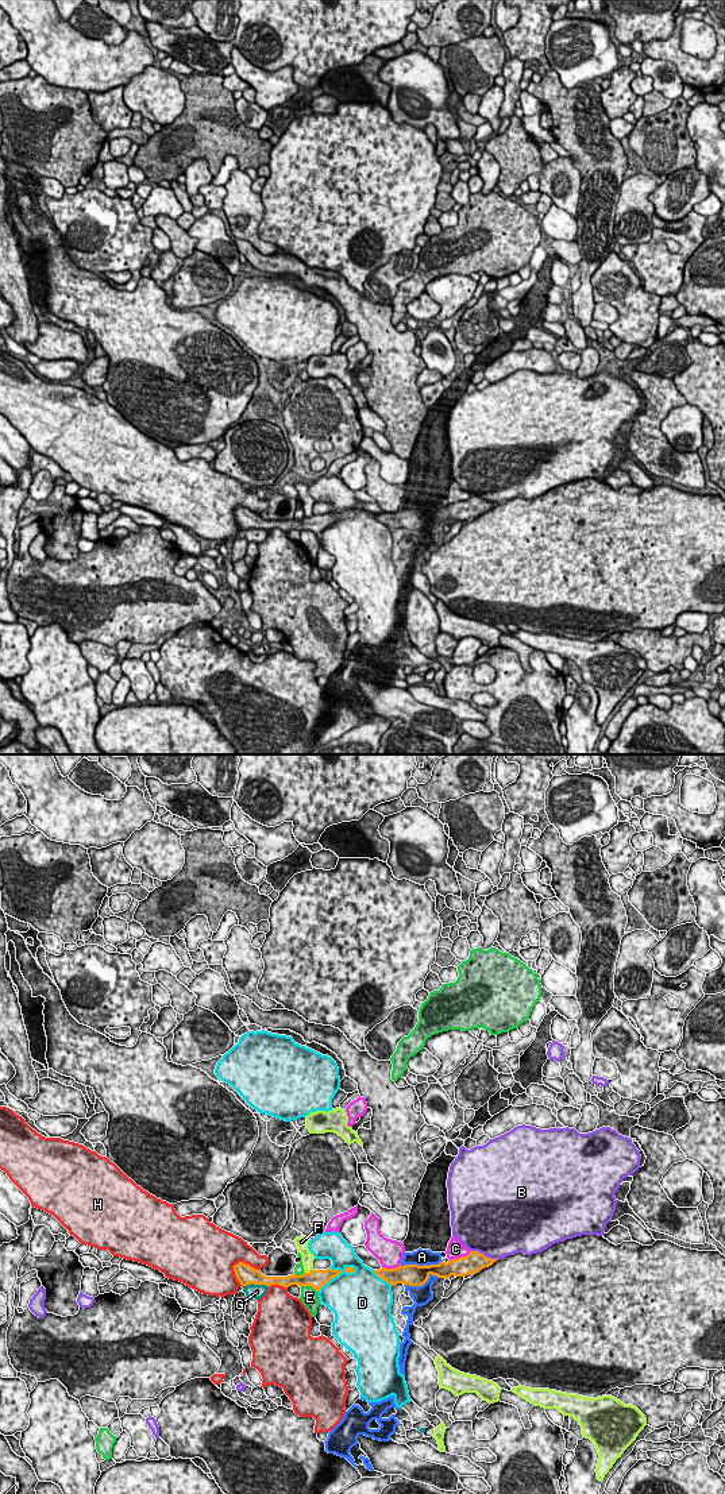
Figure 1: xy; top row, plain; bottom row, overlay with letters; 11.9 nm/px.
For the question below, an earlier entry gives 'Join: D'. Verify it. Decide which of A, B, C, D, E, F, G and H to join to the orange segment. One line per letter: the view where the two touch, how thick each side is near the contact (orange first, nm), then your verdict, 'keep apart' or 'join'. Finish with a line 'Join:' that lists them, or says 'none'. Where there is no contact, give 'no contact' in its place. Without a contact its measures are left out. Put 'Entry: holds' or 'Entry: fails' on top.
Entry: fails
A: xy | 260/190 nm | keep apart
B: xy | 240/500 nm | keep apart
C: xy | 240/200 nm | keep apart
D: xy | 220/480 nm | keep apart
E: xy | 220/220 nm | keep apart
F: xy | 220/140 nm | keep apart
G: xy | 240/170 nm | keep apart
H: xy | 240/380 nm | keep apart
Join: none

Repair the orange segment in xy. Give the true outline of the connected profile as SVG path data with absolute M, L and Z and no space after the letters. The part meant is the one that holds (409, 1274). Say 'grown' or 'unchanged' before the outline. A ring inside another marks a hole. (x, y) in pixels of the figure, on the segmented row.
unchanged; M470 1251L467 1256L460 1256L458 1259L452 1259L446 1262L440 1262L439 1265L405 1265L398 1266L396 1269L379 1269L373 1270L378 1278L386 1281L387 1283L397 1285L404 1283L409 1286L421 1286L424 1285L429 1275L436 1275L439 1278L450 1278L455 1277L466 1277L468 1274L477 1274L482 1269L491 1266L498 1259L491 1259L485 1256L478 1251Z

